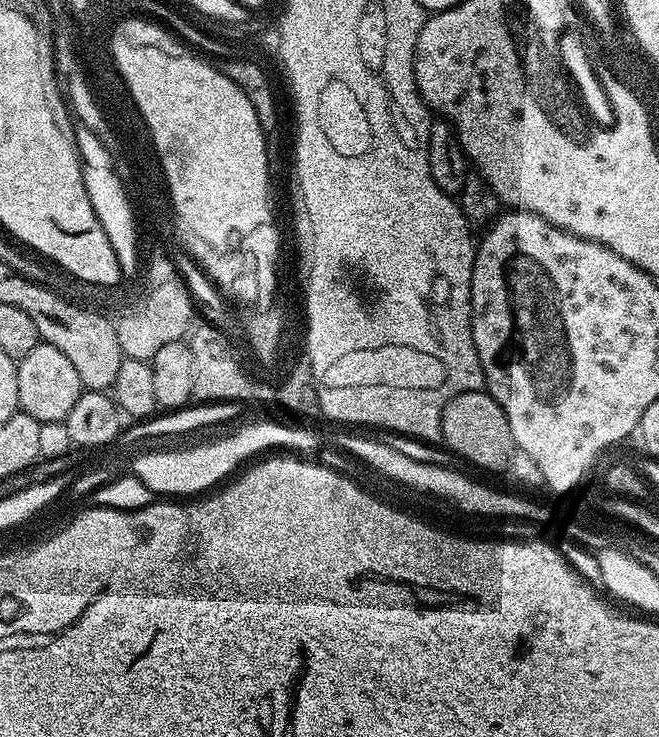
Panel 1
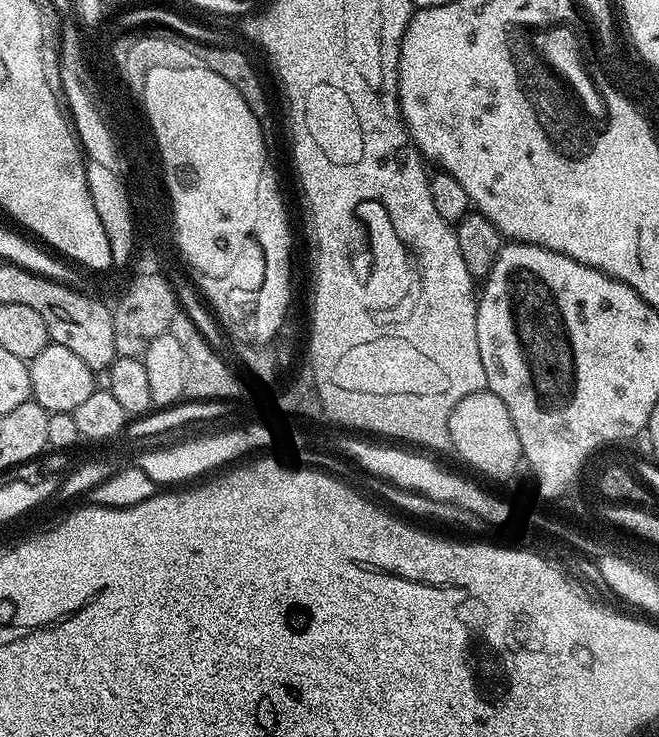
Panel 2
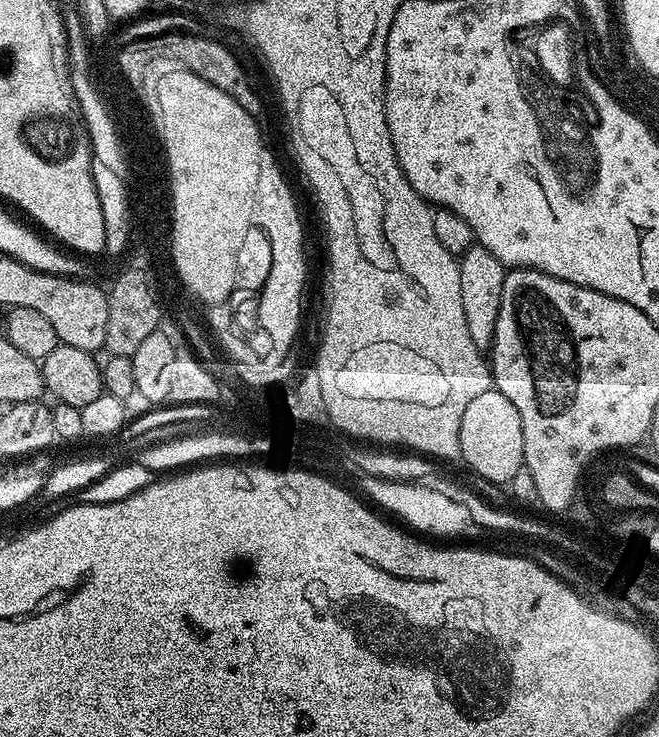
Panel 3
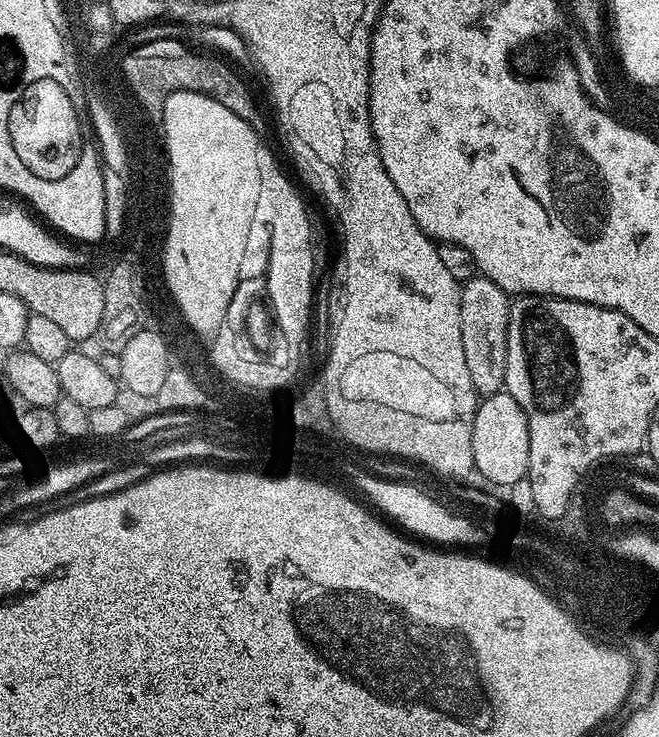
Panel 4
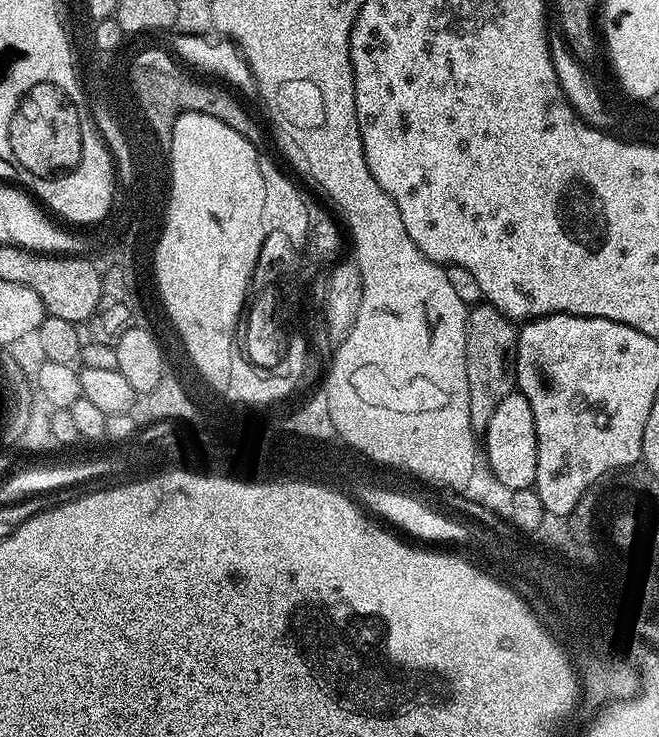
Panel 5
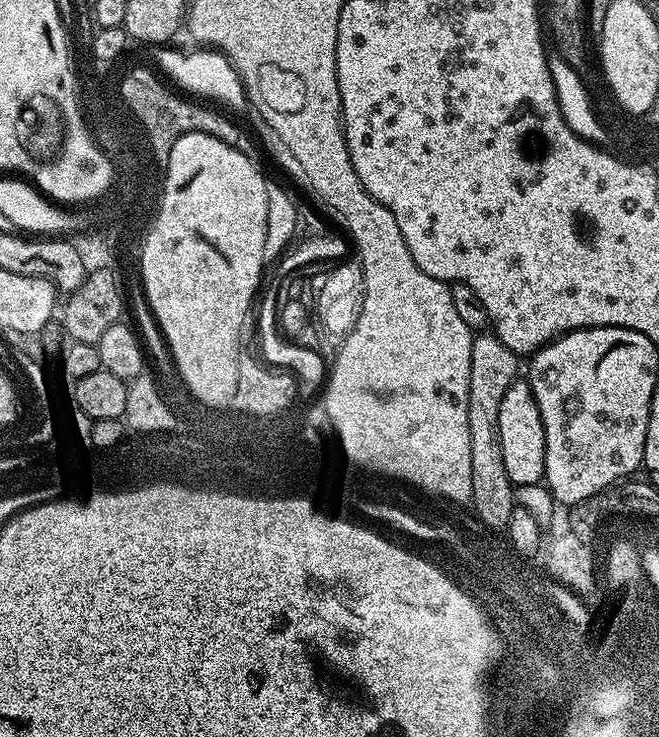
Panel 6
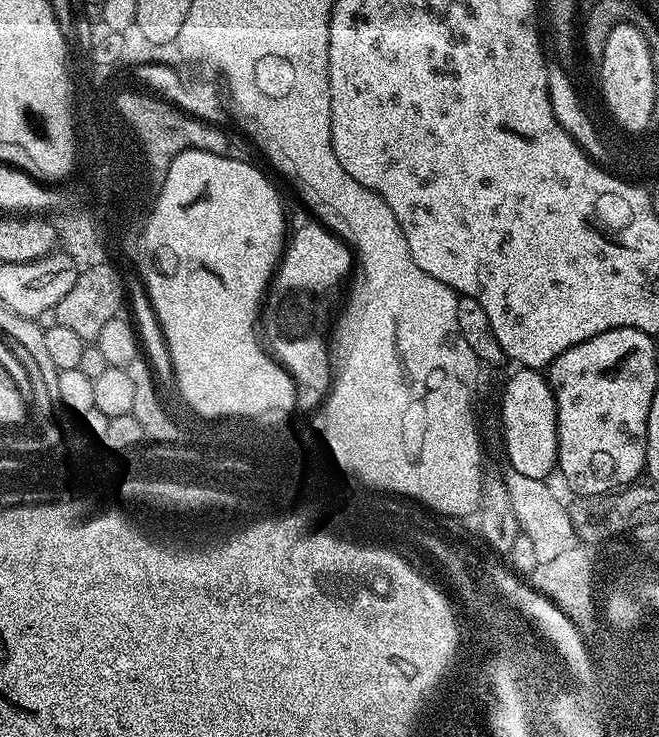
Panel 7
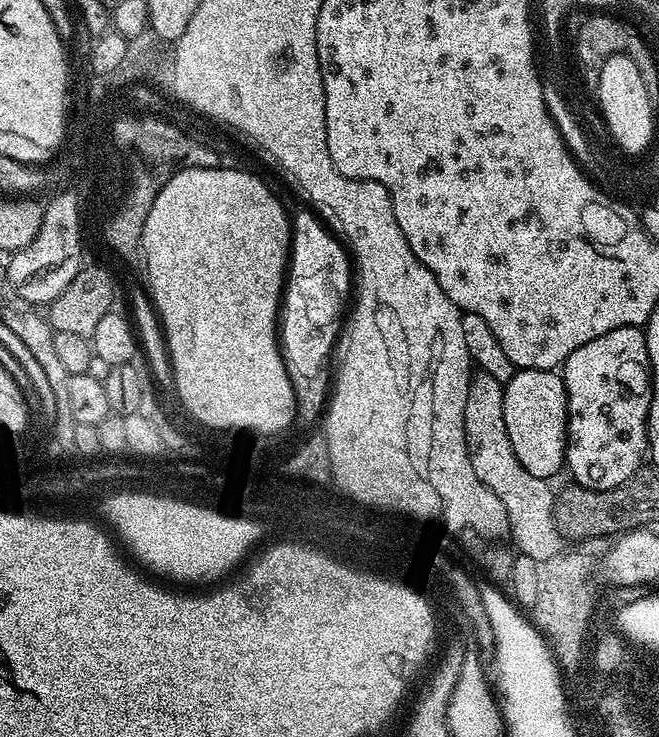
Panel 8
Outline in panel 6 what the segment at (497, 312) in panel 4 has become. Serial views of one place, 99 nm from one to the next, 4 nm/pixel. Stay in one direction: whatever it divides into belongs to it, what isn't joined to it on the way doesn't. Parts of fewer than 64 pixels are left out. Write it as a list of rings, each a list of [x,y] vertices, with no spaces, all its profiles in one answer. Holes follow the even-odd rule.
[[[493,333],[473,337],[471,348],[469,425],[471,438],[471,487],[476,492],[477,508],[490,524],[506,524],[516,507],[515,489],[506,471],[499,435],[499,407],[503,395],[519,377],[519,357]]]

